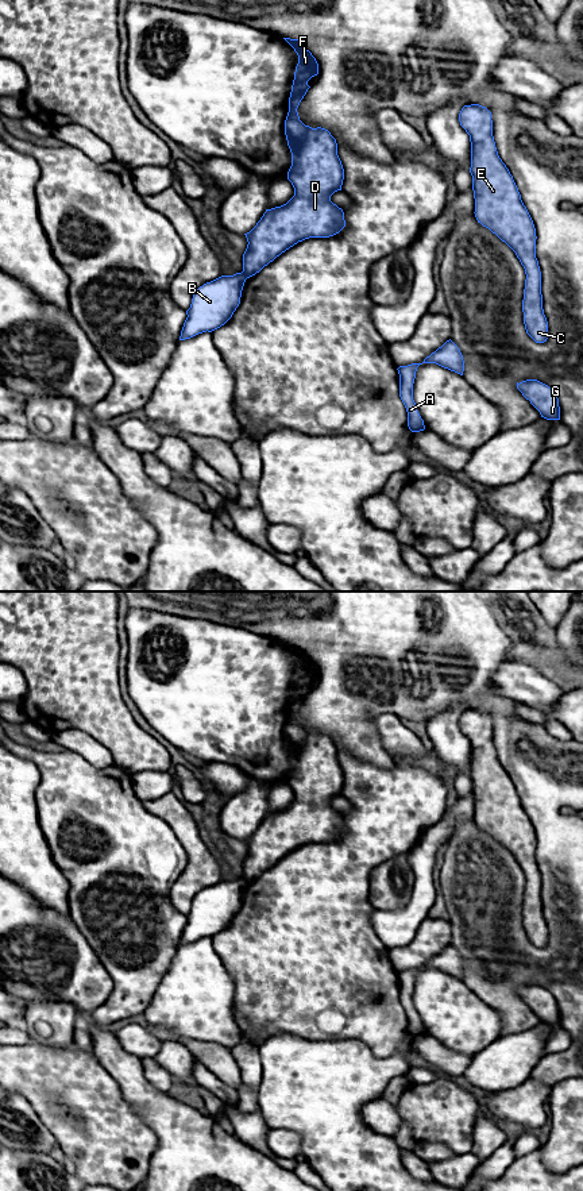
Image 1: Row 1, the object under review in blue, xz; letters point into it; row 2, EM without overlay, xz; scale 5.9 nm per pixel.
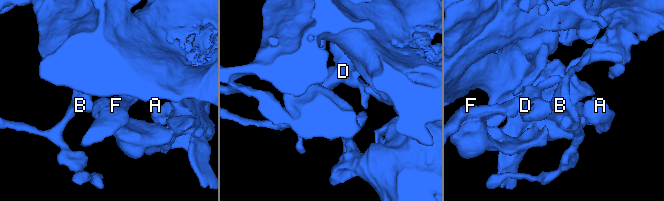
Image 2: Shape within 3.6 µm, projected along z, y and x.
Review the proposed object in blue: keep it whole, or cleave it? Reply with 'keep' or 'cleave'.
cleave

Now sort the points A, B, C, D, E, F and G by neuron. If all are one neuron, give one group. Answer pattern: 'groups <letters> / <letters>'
groups A C D E F G / B

